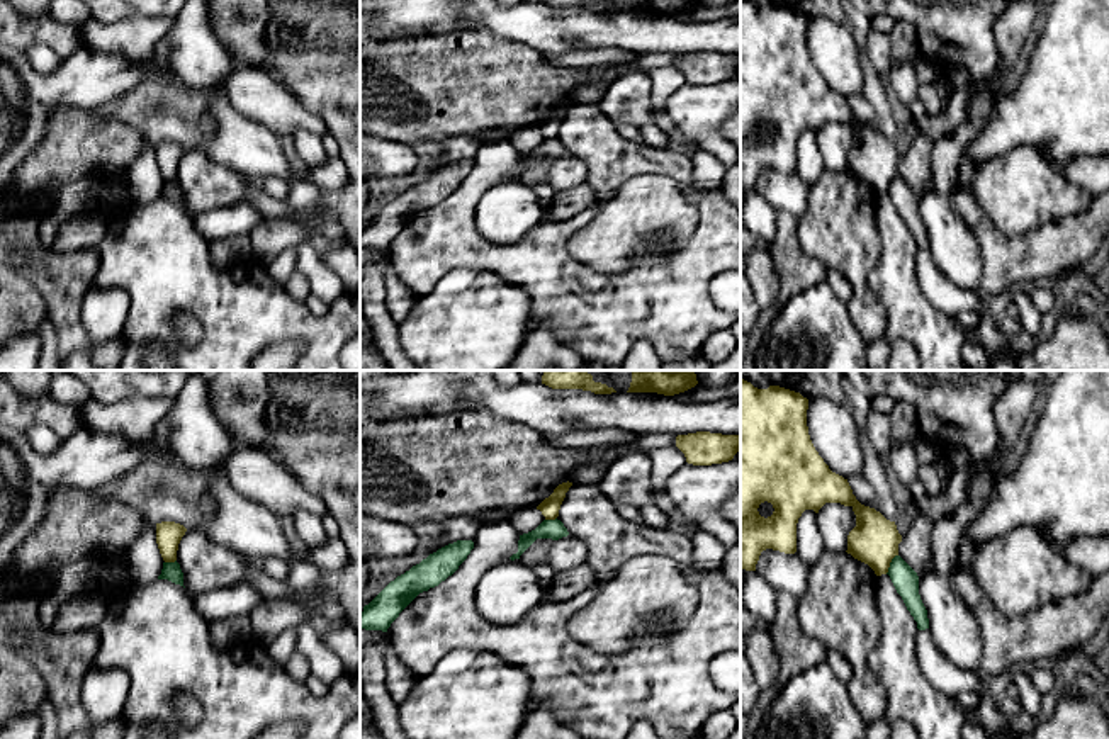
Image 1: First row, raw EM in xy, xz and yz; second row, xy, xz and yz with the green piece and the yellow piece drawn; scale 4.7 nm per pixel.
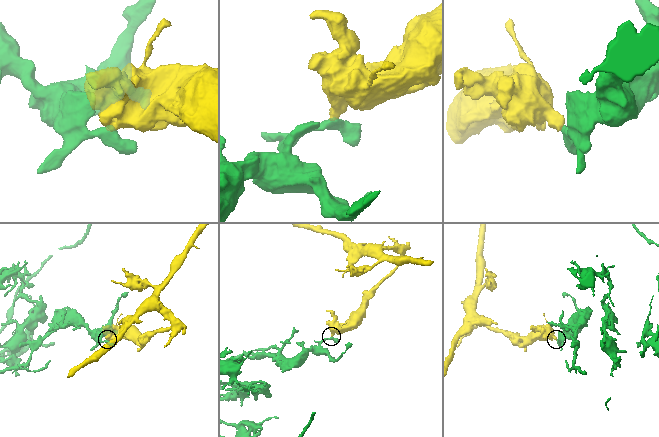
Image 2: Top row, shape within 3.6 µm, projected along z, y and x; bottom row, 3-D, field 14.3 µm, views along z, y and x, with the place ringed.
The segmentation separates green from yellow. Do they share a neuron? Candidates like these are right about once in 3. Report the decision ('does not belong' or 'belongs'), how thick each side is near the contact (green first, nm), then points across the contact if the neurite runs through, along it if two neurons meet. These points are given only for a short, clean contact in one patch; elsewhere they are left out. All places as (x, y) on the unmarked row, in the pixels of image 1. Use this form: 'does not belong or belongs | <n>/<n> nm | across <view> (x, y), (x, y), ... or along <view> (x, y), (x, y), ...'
does not belong | 120/220 nm | along yz (897, 174), (885, 192)

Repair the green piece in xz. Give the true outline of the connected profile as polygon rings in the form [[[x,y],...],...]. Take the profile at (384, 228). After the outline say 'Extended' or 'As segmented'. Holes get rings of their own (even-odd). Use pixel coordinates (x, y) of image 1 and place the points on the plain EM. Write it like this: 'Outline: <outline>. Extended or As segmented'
Outline: [[[457,160],[430,173],[419,183],[391,200],[360,234],[365,250],[387,251],[399,233],[423,211],[452,195],[474,168],[472,160]]]. As segmented

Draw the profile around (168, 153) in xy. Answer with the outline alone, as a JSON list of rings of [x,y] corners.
[[[175,141],[156,143],[156,163],[165,182],[177,180],[177,170],[187,148]]]

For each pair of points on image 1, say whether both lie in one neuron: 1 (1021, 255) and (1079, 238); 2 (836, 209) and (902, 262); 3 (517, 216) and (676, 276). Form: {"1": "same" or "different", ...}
{"1": "same", "2": "different", "3": "different"}

